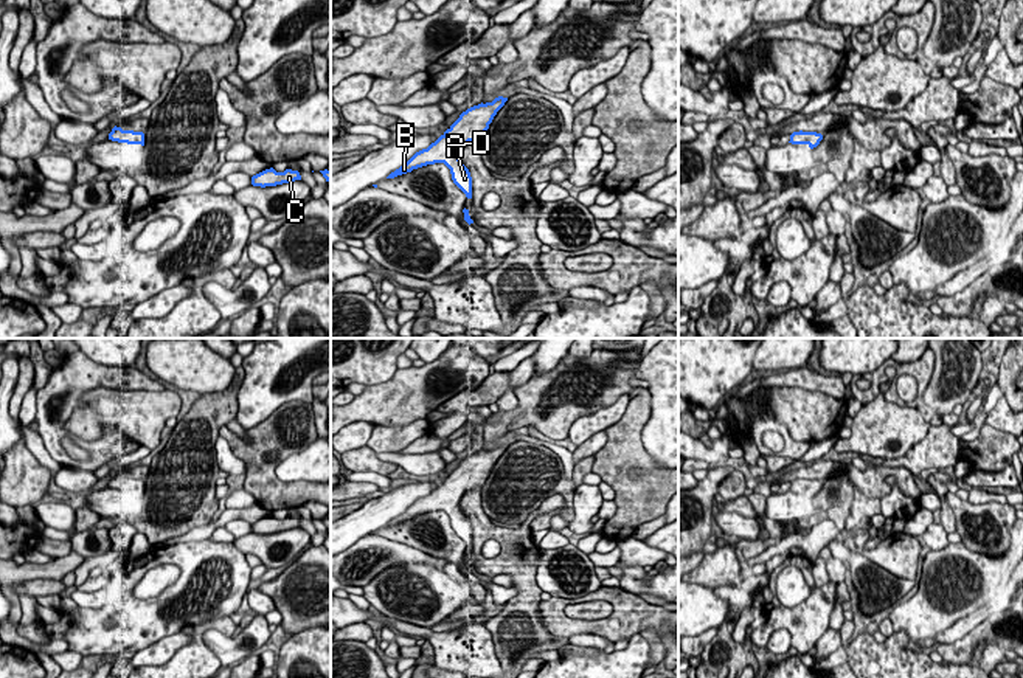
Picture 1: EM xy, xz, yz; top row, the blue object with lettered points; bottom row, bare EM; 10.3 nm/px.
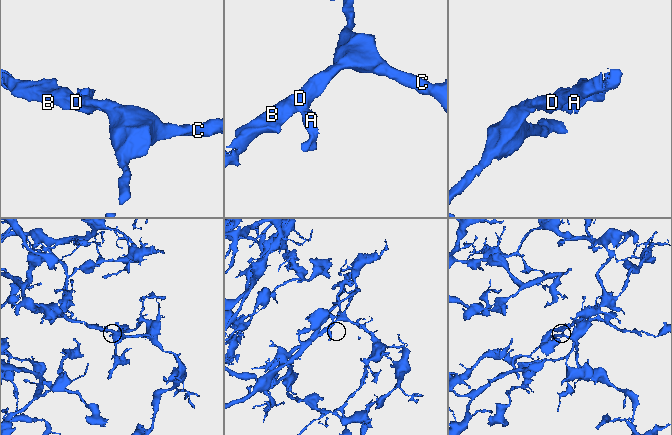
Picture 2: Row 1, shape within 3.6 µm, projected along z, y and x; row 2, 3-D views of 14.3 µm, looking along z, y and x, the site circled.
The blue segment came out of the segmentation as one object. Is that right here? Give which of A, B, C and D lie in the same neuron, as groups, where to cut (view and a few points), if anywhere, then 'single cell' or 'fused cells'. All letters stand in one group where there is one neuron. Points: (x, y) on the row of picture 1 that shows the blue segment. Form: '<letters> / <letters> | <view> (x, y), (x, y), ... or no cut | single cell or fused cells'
A B C D | no cut | single cell

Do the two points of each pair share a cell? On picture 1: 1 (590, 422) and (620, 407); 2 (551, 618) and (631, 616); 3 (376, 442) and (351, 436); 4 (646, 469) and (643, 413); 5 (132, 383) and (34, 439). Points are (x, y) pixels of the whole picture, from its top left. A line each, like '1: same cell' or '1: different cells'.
1: same cell
2: same cell
3: different cells
4: same cell
5: different cells

